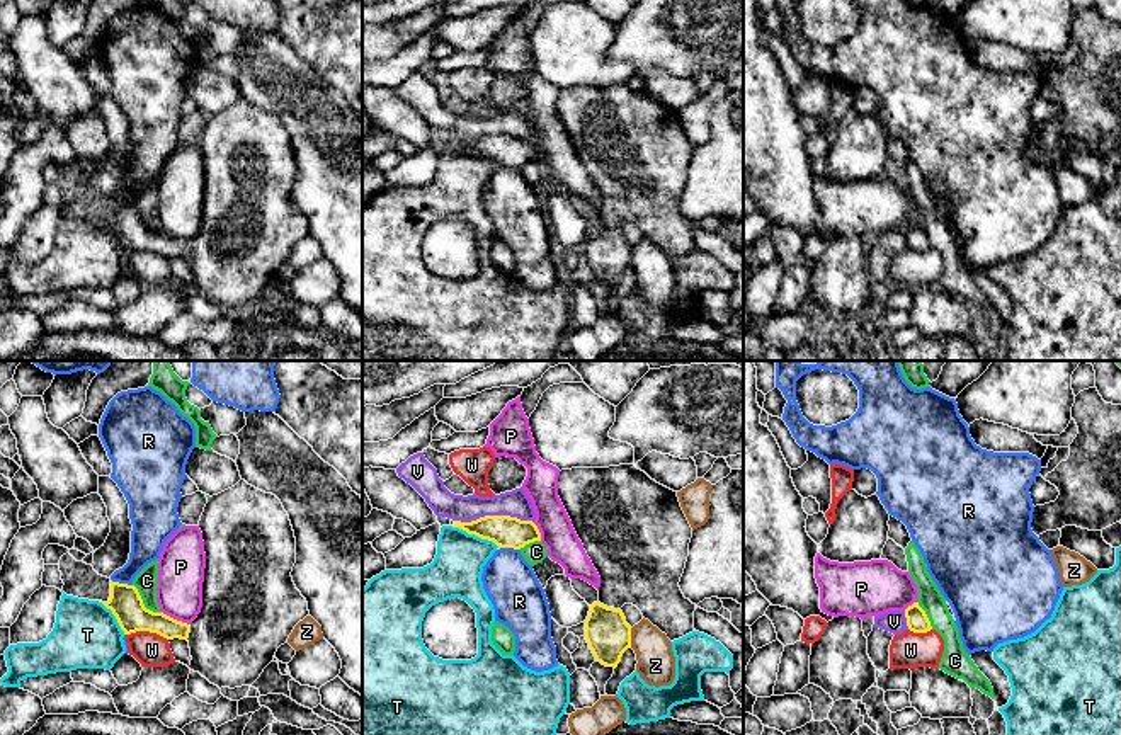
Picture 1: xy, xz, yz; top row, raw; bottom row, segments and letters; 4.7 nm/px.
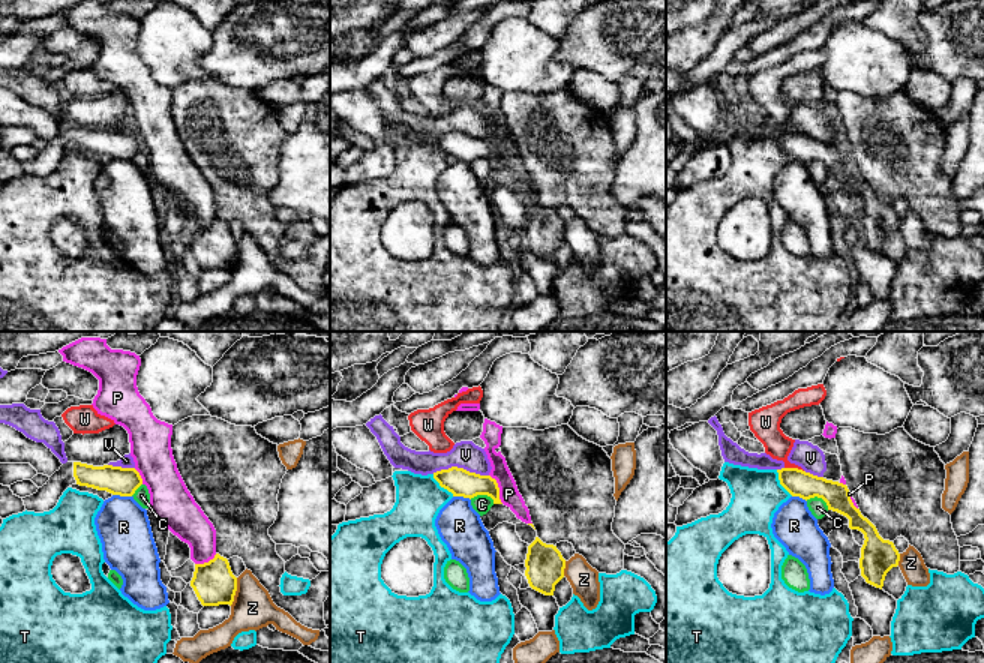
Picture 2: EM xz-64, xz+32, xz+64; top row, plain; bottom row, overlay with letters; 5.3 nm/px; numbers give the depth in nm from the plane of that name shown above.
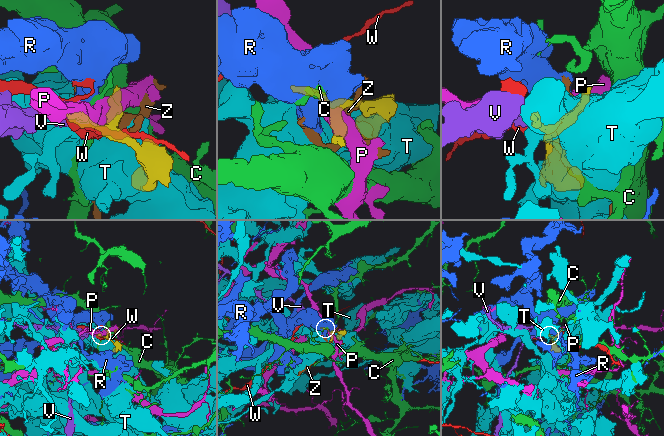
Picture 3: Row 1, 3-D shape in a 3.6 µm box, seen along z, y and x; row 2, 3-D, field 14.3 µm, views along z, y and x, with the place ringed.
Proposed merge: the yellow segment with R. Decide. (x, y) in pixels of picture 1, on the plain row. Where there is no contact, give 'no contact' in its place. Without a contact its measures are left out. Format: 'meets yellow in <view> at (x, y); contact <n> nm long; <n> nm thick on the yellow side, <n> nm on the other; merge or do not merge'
meets yellow in xy at (121, 203); contact 110 nm long; 160 nm thick on the yellow side, 160 nm on the other; do not merge

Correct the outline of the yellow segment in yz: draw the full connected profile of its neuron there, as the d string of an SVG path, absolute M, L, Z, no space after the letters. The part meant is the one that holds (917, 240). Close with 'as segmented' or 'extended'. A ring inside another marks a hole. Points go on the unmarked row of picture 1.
M913 221L905 228L905 236L908 248L913 252L927 252L932 248L930 240L919 221Z; as segmented

